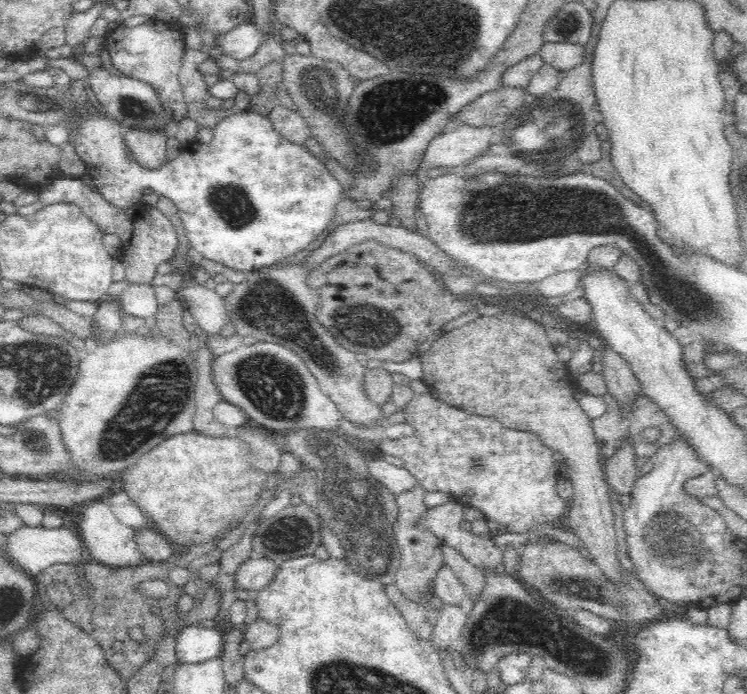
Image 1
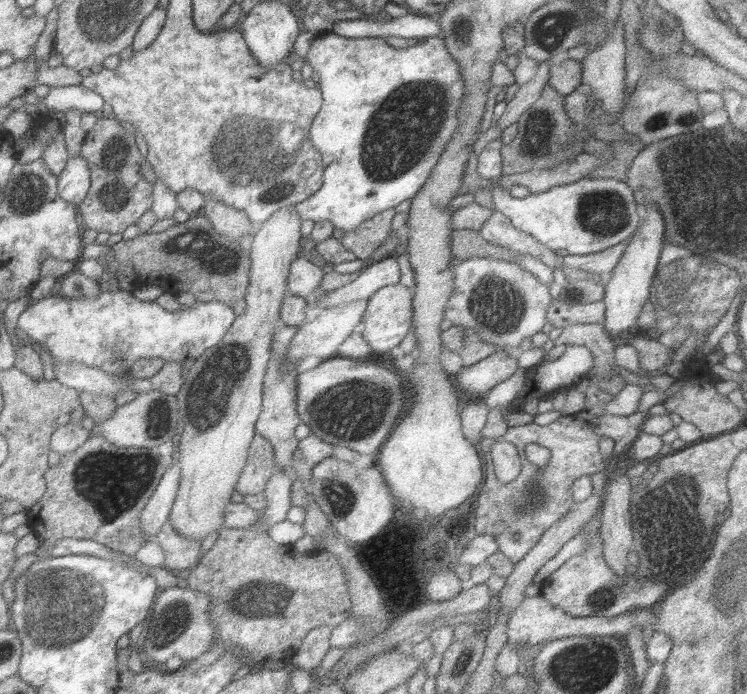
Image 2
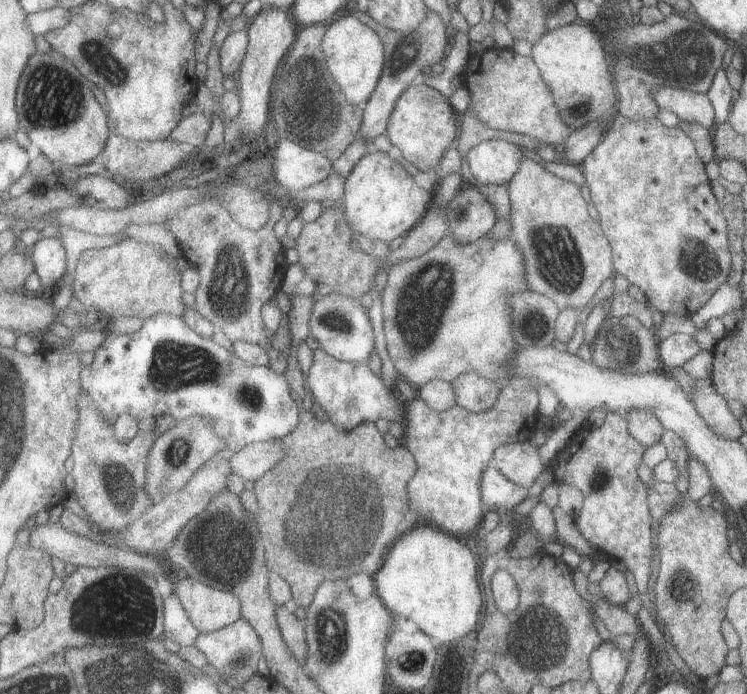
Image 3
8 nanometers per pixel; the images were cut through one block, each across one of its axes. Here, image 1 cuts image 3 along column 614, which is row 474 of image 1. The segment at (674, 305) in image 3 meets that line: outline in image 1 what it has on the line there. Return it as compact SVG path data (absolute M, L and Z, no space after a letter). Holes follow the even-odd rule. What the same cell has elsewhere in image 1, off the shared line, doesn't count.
M176 434L140 456L136 464L116 472L120 490L146 514L152 528L174 546L210 542L234 522L246 520L260 500L262 484L270 474L254 472L248 464L248 446L236 438L210 438L196 434Z

